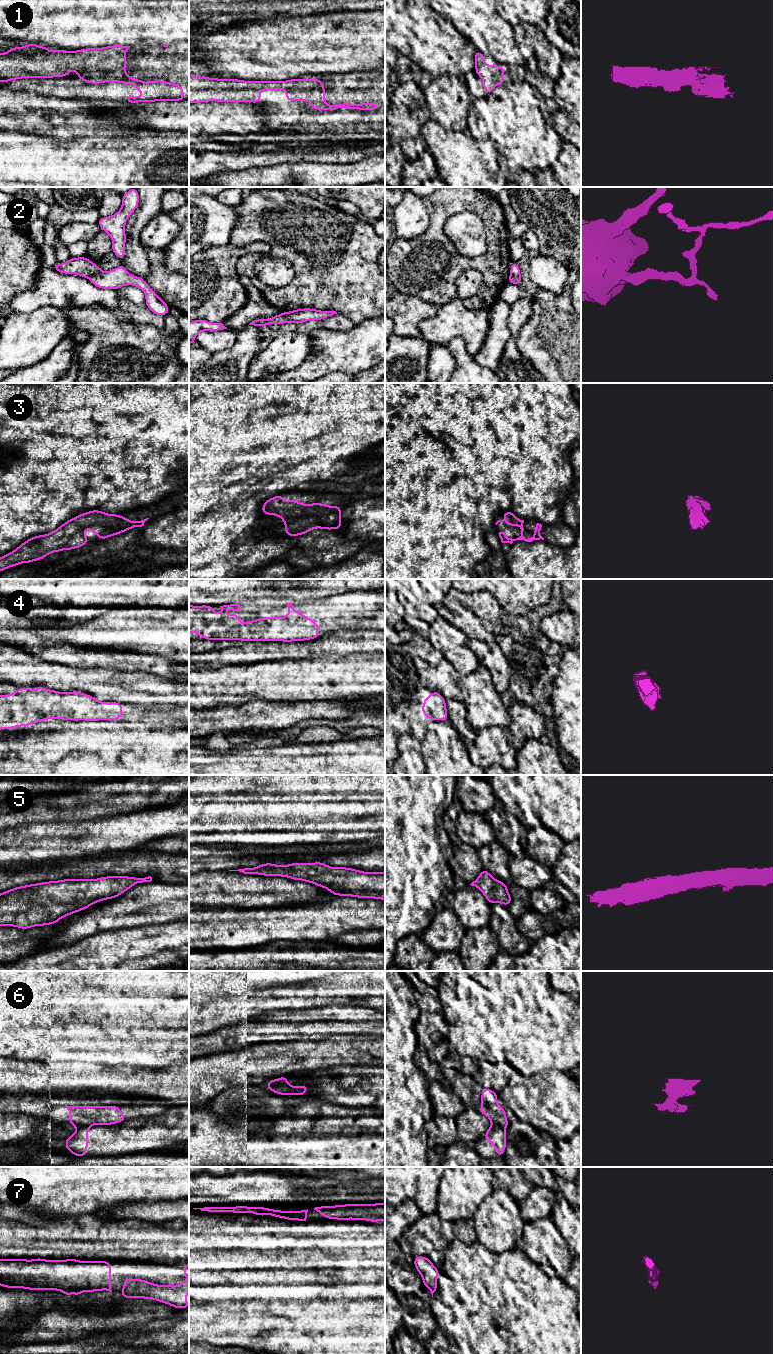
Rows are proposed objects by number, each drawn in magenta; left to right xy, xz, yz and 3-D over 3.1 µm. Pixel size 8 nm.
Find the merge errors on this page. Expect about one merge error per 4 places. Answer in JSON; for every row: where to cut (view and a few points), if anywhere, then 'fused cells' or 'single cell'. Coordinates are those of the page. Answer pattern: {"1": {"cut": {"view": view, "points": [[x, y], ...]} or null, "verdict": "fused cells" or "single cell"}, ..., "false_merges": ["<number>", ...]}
{"1": {"cut": null, "verdict": "single cell"}, "2": {"cut": null, "verdict": "single cell"}, "3": {"cut": null, "verdict": "single cell"}, "4": {"cut": null, "verdict": "single cell"}, "5": {"cut": null, "verdict": "single cell"}, "6": {"cut": {"view": "xy", "points": [[90, 1125], [77, 1127]]}, "verdict": "fused cells"}, "7": {"cut": null, "verdict": "single cell"}, "false_merges": ["6"]}

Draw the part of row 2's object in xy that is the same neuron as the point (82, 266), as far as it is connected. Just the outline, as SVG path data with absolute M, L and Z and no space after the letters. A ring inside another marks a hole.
M71 257L67 262L54 264L54 270L62 274L75 274L88 278L90 282L101 289L113 289L127 285L140 288L145 293L145 305L156 315L164 317L169 313L170 307L152 290L149 284L141 277L131 275L124 265L119 265L113 270L103 272L87 257Z

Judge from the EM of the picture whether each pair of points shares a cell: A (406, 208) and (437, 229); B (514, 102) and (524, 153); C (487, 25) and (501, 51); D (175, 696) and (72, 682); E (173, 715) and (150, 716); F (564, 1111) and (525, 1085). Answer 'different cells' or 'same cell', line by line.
A: different cells
B: same cell
C: same cell
D: same cell
E: same cell
F: same cell

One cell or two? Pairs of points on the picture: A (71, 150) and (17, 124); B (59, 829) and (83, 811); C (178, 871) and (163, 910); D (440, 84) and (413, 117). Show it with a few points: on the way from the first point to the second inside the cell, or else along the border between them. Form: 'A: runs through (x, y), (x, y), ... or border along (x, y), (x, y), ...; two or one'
A: border along (16, 131), (62, 139); two
B: border along (93, 819), (49, 821), (47, 823); two
C: border along (151, 881), (178, 883); two
D: border along (422, 90), (431, 118); two

